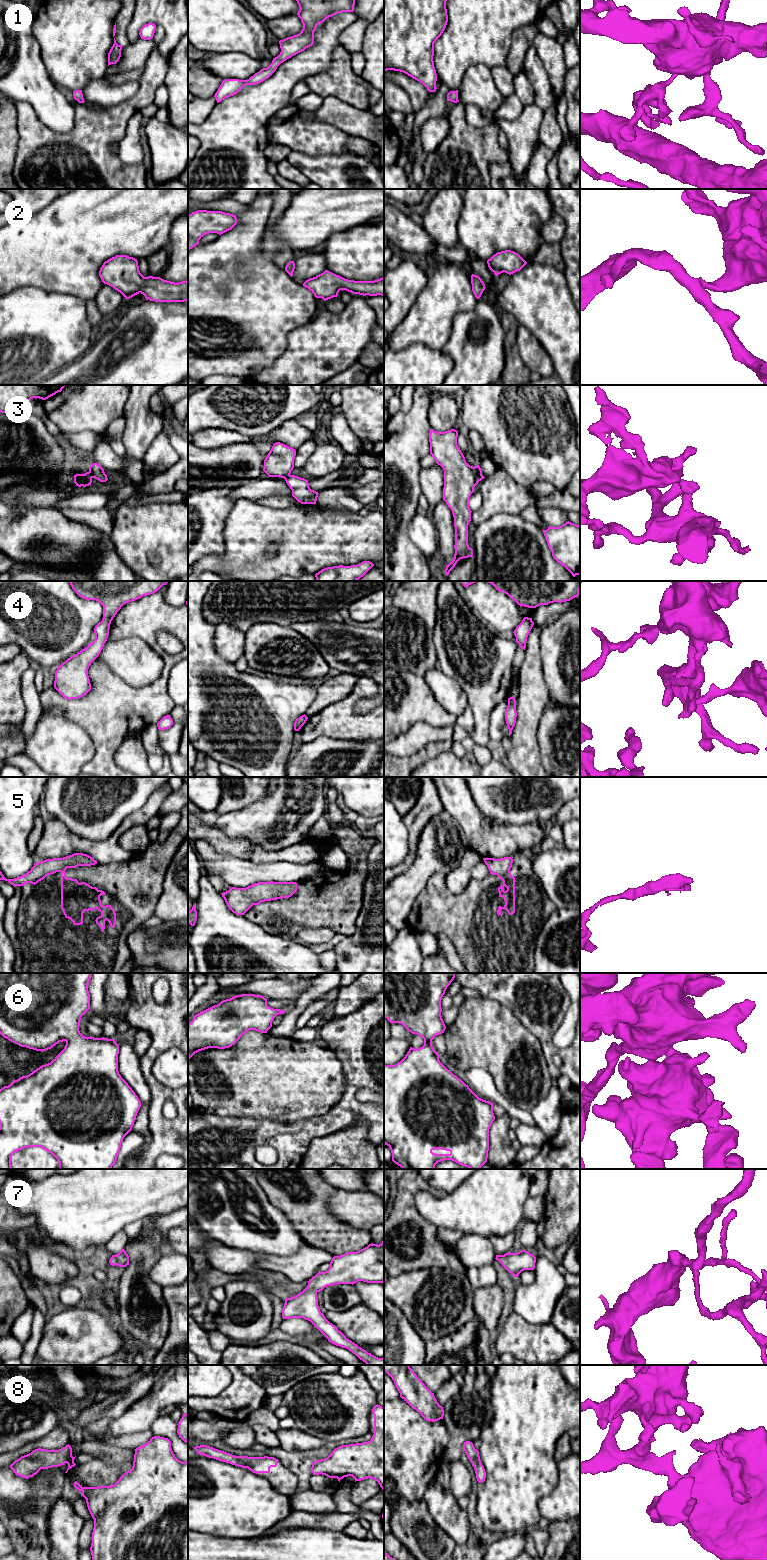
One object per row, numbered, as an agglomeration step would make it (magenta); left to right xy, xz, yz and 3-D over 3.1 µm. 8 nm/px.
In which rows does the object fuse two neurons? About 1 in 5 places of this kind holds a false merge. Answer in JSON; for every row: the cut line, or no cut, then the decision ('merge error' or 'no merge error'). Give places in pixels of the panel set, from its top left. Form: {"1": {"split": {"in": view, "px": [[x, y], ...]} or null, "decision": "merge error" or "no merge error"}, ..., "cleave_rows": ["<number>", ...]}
{"1": {"split": null, "decision": "no merge error"}, "2": {"split": null, "decision": "no merge error"}, "3": {"split": {"in": "yz", "px": [[473, 467], [478, 481]]}, "decision": "merge error"}, "4": {"split": null, "decision": "no merge error"}, "5": {"split": {"in": "yz", "px": [[509, 870], [500, 878]]}, "decision": "merge error"}, "6": {"split": null, "decision": "no merge error"}, "7": {"split": null, "decision": "no merge error"}, "8": {"split": null, "decision": "no merge error"}, "cleave_rows": ["3", "5"]}

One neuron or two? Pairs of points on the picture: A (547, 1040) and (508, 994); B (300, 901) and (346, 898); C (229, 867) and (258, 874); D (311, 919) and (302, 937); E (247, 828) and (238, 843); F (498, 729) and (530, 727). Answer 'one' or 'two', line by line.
A: one
B: one
C: one
D: two
E: two
F: two

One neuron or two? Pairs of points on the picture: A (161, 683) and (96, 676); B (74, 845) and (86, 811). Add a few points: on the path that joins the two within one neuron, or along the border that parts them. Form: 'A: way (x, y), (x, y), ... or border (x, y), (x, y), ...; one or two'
A: way (145, 694), (114, 694), (112, 692); one
B: border (59, 820), (73, 832), (100, 841); two

